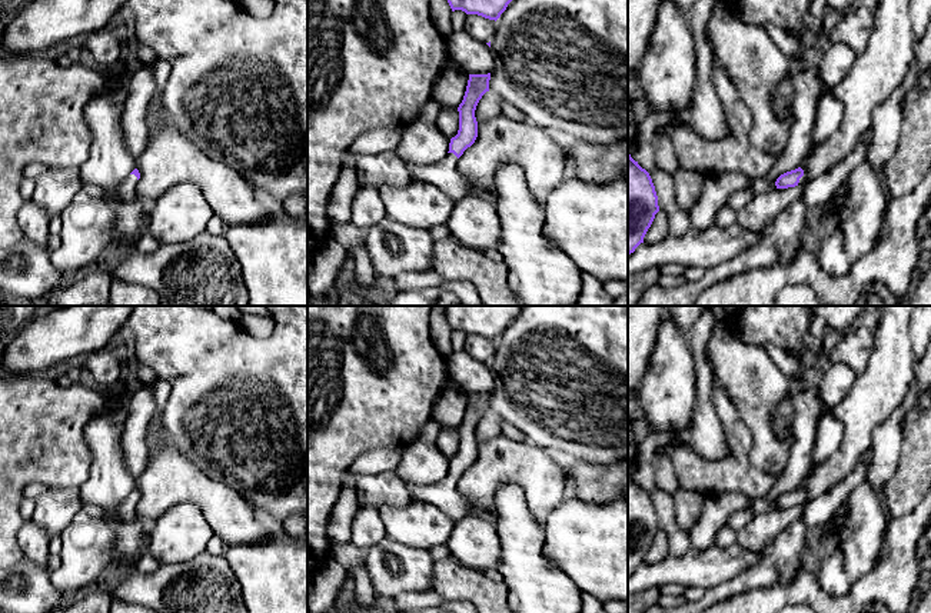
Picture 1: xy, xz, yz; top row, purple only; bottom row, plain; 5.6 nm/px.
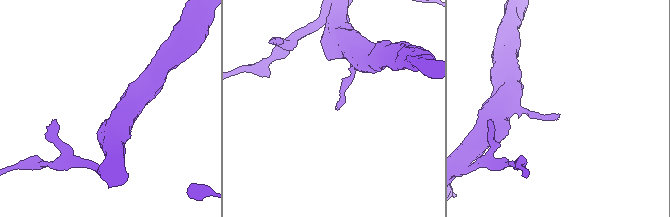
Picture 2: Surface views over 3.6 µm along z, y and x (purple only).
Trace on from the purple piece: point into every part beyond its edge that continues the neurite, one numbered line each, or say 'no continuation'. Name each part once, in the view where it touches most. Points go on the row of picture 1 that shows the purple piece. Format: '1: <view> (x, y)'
1: xz (444, 175)

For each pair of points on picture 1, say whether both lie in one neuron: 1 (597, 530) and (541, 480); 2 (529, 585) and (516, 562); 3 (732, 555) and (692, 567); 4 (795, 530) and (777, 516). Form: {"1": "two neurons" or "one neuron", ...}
{"1": "two neurons", "2": "one neuron", "3": "one neuron", "4": "two neurons"}

